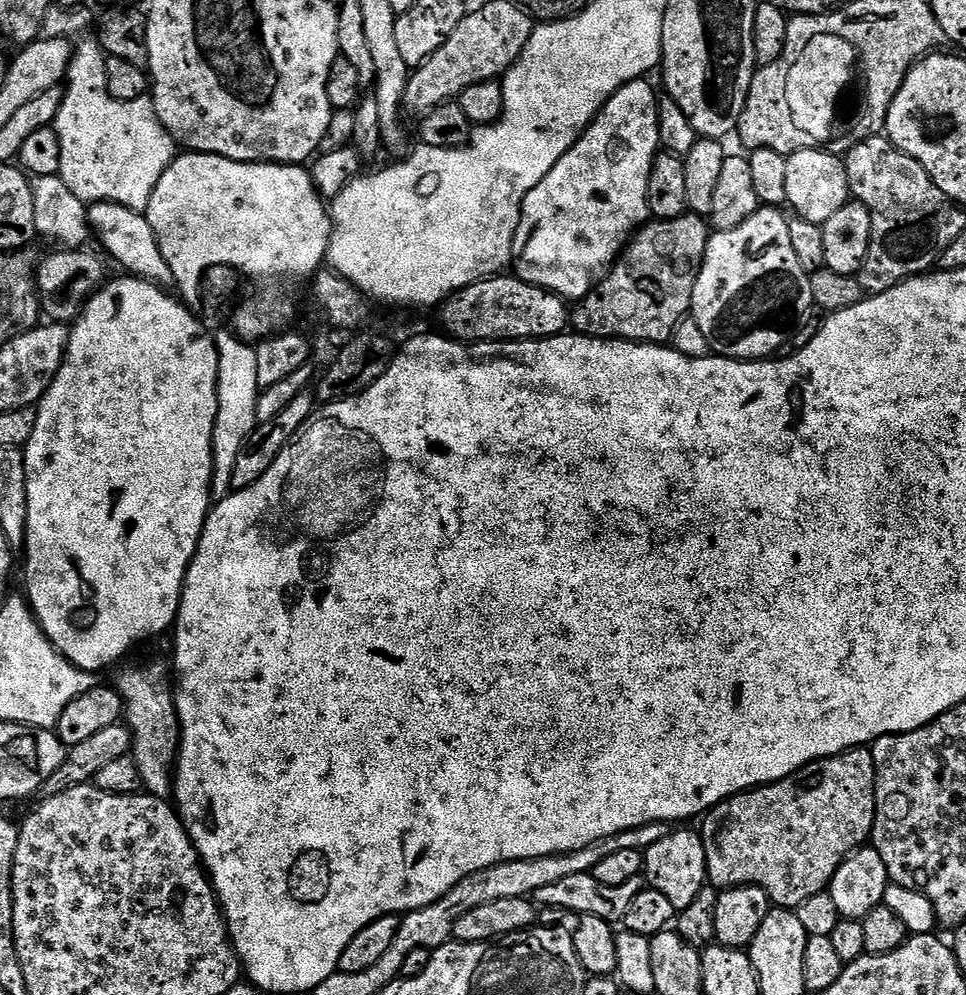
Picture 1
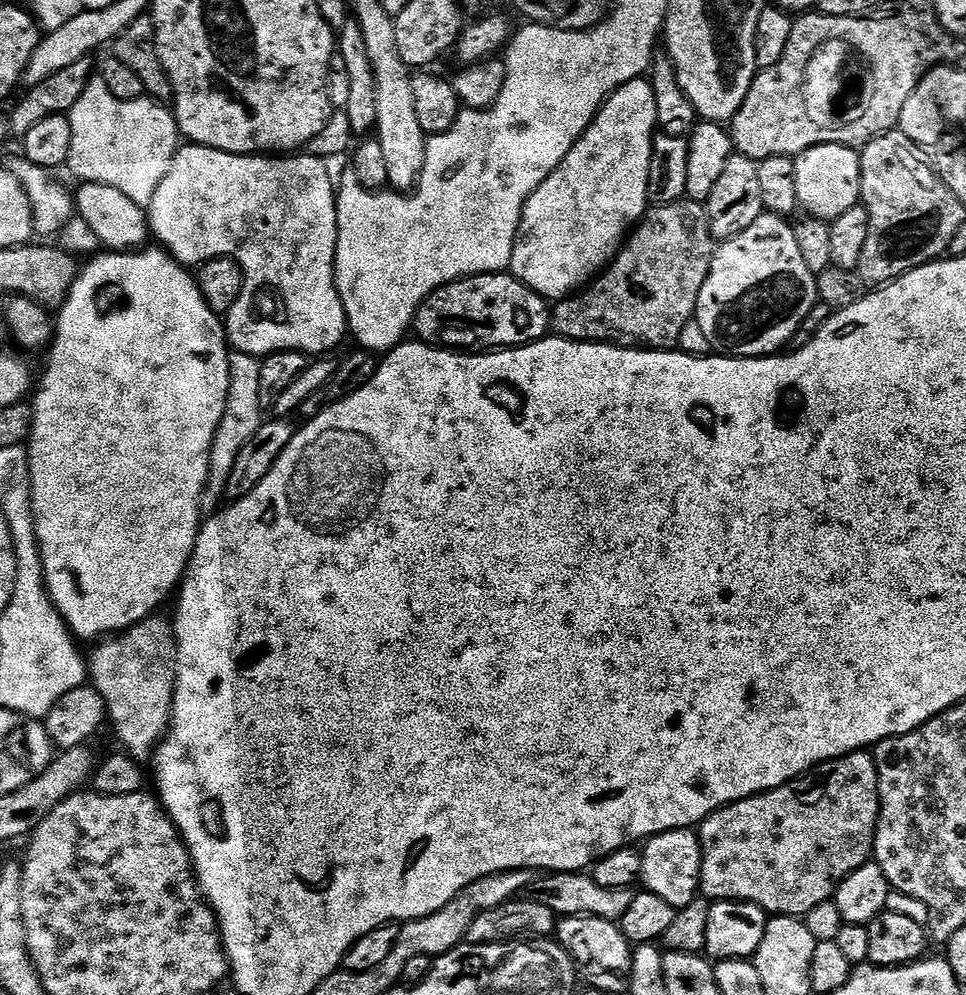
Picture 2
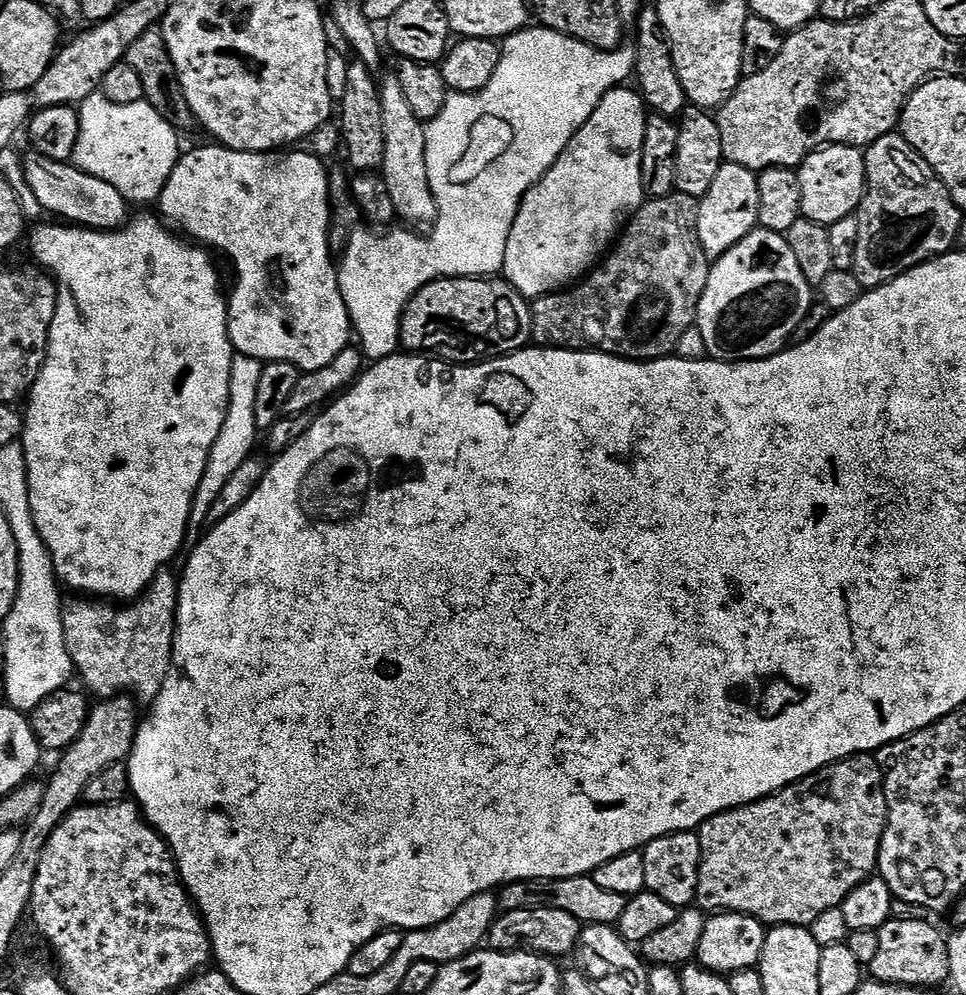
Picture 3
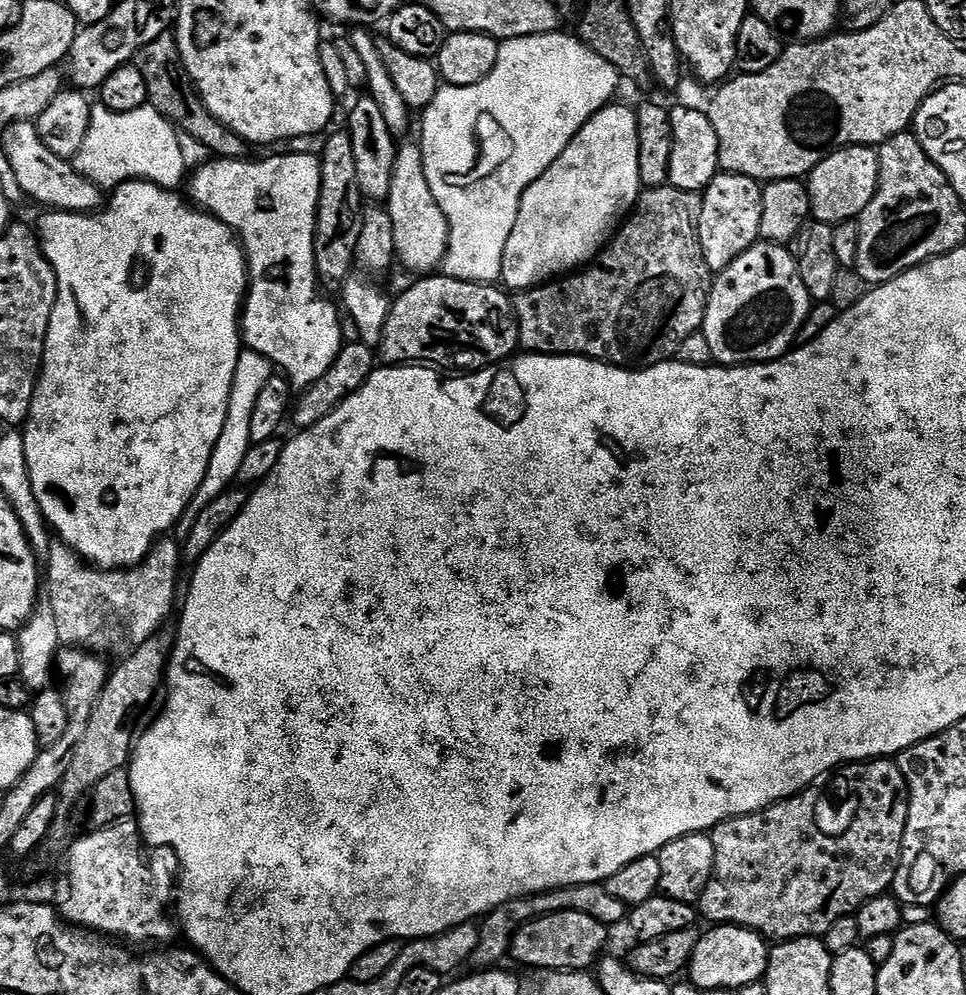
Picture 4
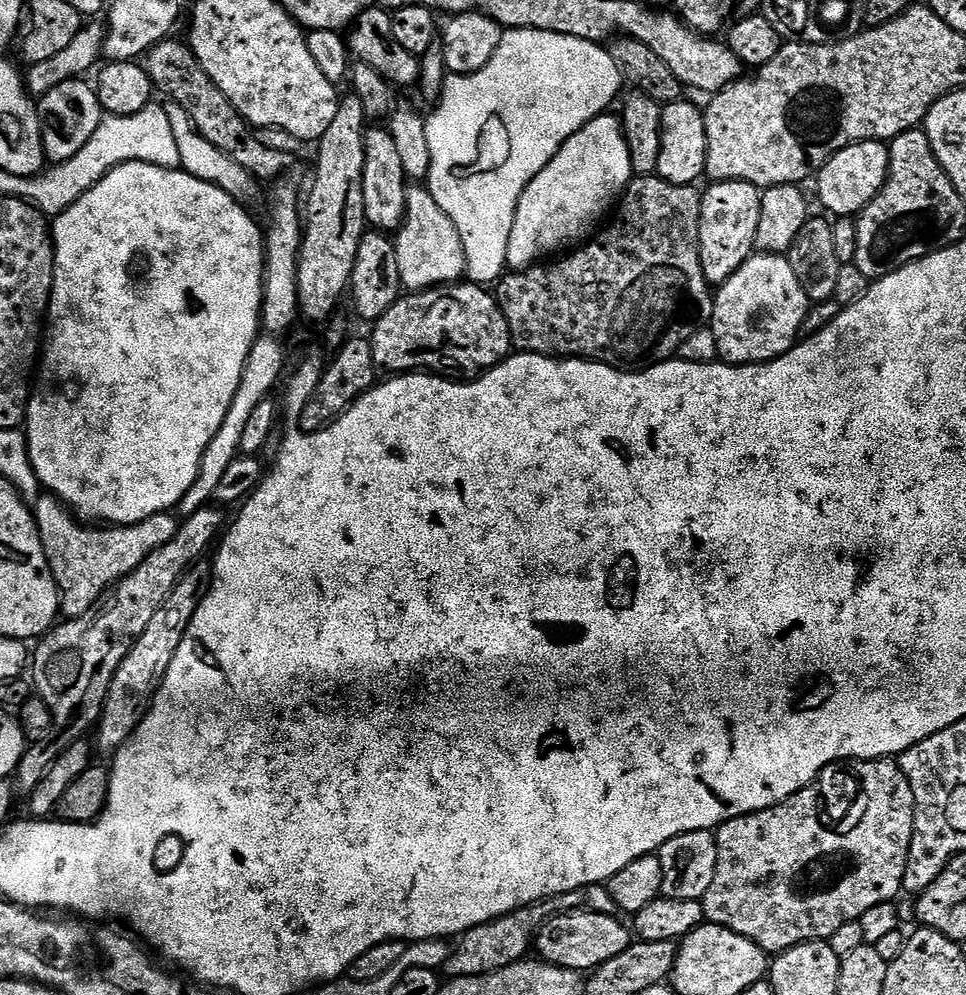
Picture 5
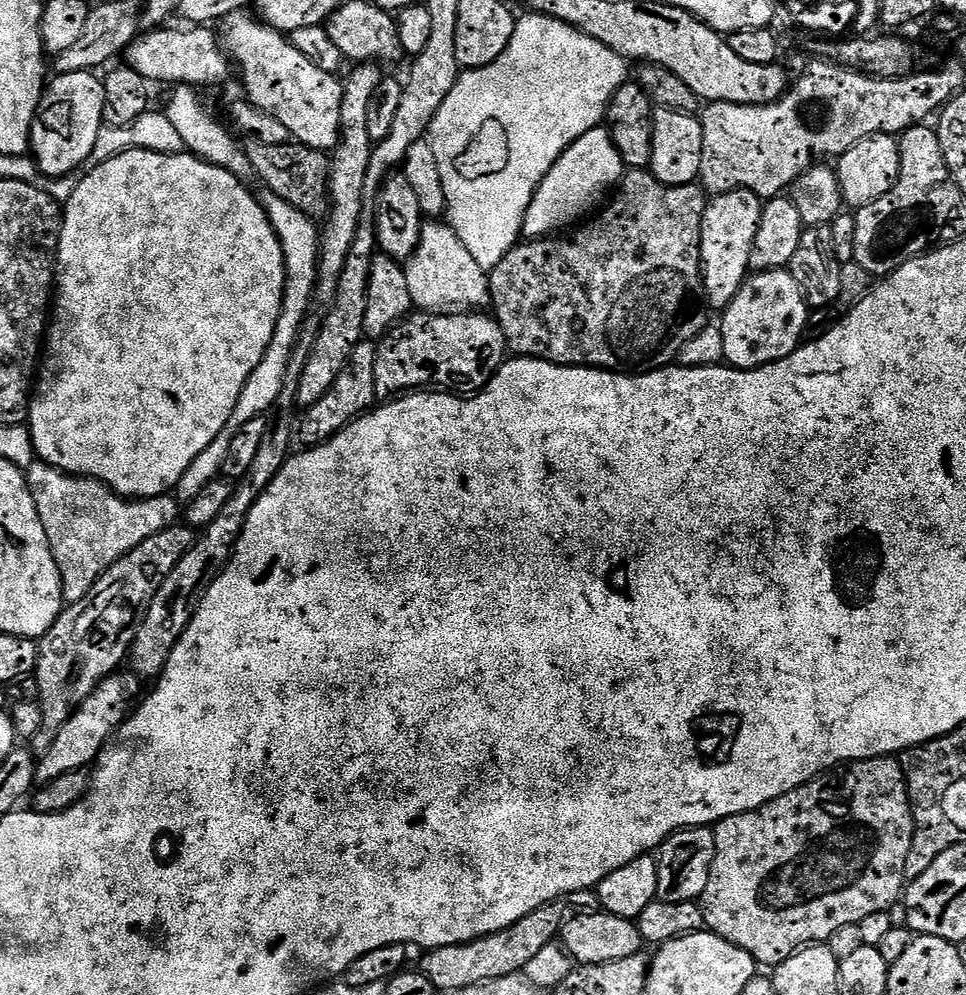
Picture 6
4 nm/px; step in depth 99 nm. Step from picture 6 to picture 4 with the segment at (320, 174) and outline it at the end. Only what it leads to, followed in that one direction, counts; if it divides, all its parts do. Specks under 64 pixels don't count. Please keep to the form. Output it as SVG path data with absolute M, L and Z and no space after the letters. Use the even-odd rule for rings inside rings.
M171 31L158 34L154 42L146 42L146 46L138 50L134 63L138 70L142 70L142 78L146 81L148 104L157 108L180 132L190 134L190 138L198 138L198 142L202 142L202 146L206 146L213 157L221 160L243 160L249 155L248 141L230 130L230 126L214 118L214 114L210 114L210 110L200 99L196 85L180 63L180 51Z

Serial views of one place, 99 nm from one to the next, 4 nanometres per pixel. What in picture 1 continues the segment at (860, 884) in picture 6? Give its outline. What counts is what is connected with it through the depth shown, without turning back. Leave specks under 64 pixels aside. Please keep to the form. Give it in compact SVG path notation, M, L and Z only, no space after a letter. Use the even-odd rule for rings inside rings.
M861 746L851 748L849 752L843 752L837 756L827 756L824 760L816 760L813 764L808 764L805 768L799 768L794 774L782 778L773 784L763 784L761 788L751 788L749 792L739 792L729 800L723 800L716 805L711 812L703 817L704 832L702 839L706 850L706 870L708 871L707 883L717 890L726 888L741 888L747 884L758 886L766 890L766 894L772 899L773 905L778 908L796 909L806 902L806 898L814 898L814 894L827 892L828 883L834 878L838 866L857 848L863 848L869 843L872 835L872 827L876 821L876 767L871 751L867 747Z

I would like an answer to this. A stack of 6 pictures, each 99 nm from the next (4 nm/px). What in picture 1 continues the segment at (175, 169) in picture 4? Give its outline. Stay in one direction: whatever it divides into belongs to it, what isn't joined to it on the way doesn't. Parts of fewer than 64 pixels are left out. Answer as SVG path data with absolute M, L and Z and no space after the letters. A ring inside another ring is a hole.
M95 39L75 45L66 77L64 101L56 115L54 127L62 146L62 162L58 174L66 186L70 186L70 190L74 190L74 194L78 194L78 198L88 206L105 200L121 204L135 212L147 213L154 186L158 186L162 174L178 155L178 145L162 126L151 99L118 102L118 98L108 93L106 53Z

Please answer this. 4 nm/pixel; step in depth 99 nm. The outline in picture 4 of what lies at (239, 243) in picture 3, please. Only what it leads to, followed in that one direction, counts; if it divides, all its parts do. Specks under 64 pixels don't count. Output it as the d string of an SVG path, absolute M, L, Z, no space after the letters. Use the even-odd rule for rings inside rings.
M269 154L265 160L252 160L253 158L245 158L243 160L221 160L219 158L209 159L207 164L204 164L202 167L195 169L191 173L190 179L187 181L186 189L188 188L187 195L190 197L191 203L193 205L199 206L203 211L216 216L219 220L224 221L225 224L230 225L235 231L239 241L244 245L244 255L248 258L248 291L246 293L246 299L244 301L244 307L242 309L242 340L245 345L251 351L257 352L258 354L262 354L267 360L271 362L273 366L275 366L283 375L287 376L289 380L292 382L293 389L303 390L305 388L309 388L314 382L318 382L318 378L322 378L322 374L326 374L326 370L330 370L330 366L332 363L338 358L338 354L340 353L341 348L344 347L346 343L346 337L344 337L344 328L340 325L340 316L342 320L342 312L339 307L336 308L331 304L330 301L327 300L326 297L320 293L320 288L322 289L322 281L320 279L320 274L316 270L316 215L318 214L318 198L320 197L320 162L321 157L319 156L311 156L310 154L290 154L289 156L277 156L275 154Z

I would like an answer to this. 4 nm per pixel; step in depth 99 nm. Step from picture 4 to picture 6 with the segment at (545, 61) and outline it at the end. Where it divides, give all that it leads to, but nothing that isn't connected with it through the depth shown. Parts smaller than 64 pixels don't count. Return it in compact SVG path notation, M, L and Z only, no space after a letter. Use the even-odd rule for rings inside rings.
M520 16L516 29L500 57L485 68L461 71L450 98L430 129L430 143L446 190L447 223L462 238L462 246L474 254L474 262L491 270L515 248L524 230L524 219L538 186L564 151L591 128L601 127L608 104L629 79L629 61L566 22L549 16Z

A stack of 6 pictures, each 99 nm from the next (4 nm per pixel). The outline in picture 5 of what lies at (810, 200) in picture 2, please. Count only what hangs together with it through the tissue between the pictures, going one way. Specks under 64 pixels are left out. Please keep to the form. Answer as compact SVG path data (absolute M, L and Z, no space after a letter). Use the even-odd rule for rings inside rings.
M863 140L857 144L838 150L822 166L816 180L816 192L820 195L820 204L836 218L856 218L864 207L882 190L888 177L888 144L882 140Z

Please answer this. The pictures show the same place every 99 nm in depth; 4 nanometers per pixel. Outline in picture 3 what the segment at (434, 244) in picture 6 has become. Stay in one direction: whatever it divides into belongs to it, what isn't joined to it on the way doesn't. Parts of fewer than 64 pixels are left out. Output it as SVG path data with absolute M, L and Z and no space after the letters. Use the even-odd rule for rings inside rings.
M399 75L383 77L380 84L380 105L382 106L382 134L386 134L386 154L382 175L386 182L386 190L390 190L390 199L394 201L394 210L402 221L409 220L412 224L431 225L436 218L436 199L430 186L430 174L426 170L426 127L425 121L419 120L410 110L410 102L406 102L406 93L402 90Z

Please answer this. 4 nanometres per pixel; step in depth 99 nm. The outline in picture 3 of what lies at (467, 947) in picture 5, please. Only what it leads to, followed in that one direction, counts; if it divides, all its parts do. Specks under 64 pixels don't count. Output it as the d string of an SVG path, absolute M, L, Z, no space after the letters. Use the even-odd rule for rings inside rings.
M591 875L574 878L554 878L553 880L519 880L513 884L503 885L498 892L498 908L500 912L514 910L530 910L531 908L553 908L566 910L566 914L574 914L581 925L610 924L619 925L622 910L626 910L628 897L614 894L598 886Z

